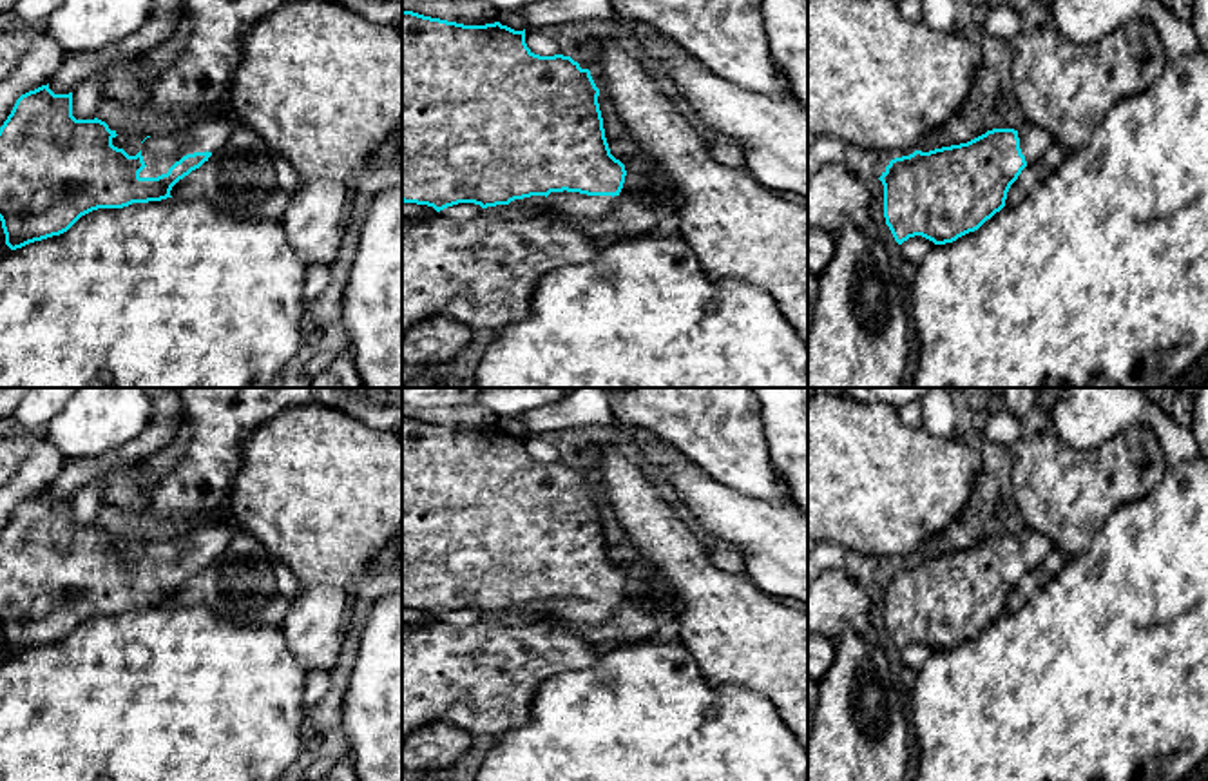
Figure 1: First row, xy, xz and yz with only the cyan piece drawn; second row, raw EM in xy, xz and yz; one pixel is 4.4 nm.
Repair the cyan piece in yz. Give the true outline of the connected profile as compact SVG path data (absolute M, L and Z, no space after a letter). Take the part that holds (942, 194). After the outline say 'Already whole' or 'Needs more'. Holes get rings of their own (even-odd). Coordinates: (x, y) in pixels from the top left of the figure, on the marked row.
M1025 121L1018 130L992 129L967 143L895 158L878 178L886 225L898 245L915 236L953 243L1000 212L1021 170L1054 143L1049 130Z. Needs more

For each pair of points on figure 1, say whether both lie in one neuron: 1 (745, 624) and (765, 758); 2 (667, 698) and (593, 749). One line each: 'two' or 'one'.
1: two
2: one

